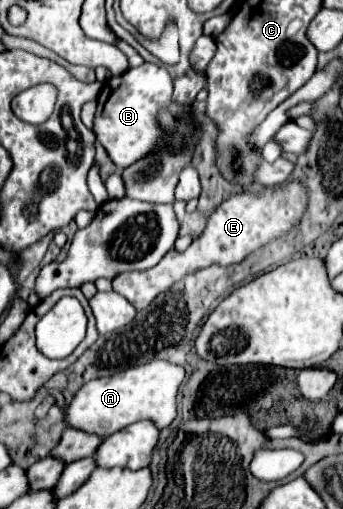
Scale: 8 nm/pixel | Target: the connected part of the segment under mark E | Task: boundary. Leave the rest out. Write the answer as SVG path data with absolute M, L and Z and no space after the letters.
M287 183L283 189L277 191L267 189L263 195L253 195L251 191L233 195L217 207L217 211L209 217L205 231L187 247L185 253L177 253L175 249L171 249L153 269L141 273L133 271L133 273L117 275L113 281L113 291L123 295L137 311L141 311L159 293L167 291L173 283L177 283L187 273L193 273L195 269L203 269L215 263L217 265L239 263L249 253L269 243L273 237L287 233L287 229L299 223L305 205L307 205L307 193L299 183Z

